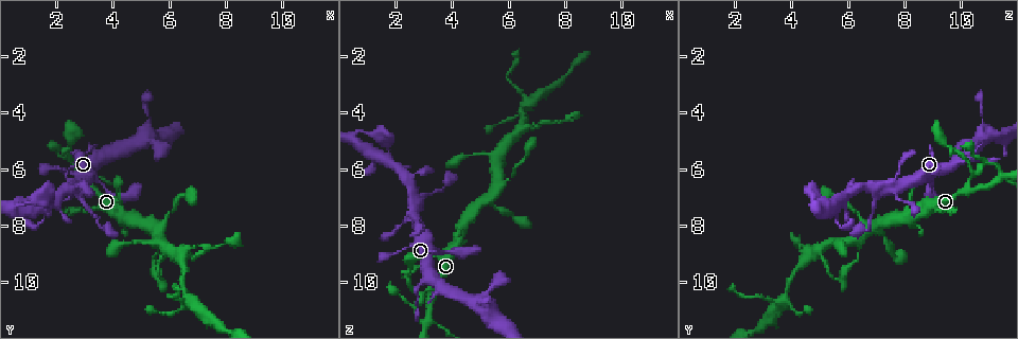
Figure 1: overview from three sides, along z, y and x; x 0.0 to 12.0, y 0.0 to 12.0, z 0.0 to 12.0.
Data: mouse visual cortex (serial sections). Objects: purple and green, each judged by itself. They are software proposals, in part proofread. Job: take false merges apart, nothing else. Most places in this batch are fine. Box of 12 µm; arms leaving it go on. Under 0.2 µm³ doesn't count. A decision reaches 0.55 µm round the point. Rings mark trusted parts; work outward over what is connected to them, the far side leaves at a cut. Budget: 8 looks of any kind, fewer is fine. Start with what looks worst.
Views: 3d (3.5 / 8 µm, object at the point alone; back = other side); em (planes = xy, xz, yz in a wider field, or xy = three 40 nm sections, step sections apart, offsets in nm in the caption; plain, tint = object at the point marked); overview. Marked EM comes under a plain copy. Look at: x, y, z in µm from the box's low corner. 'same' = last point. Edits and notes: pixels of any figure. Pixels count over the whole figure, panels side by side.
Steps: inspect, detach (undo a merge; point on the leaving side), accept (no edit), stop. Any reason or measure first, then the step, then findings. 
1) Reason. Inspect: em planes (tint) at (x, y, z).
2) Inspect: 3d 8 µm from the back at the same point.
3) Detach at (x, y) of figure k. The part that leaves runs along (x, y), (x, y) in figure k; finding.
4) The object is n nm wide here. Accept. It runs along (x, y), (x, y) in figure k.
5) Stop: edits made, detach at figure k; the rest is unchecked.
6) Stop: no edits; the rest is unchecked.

Side arm on a straight run. Inspect: 3d 3.5 µm at (3.2, 6.4, 11.4).

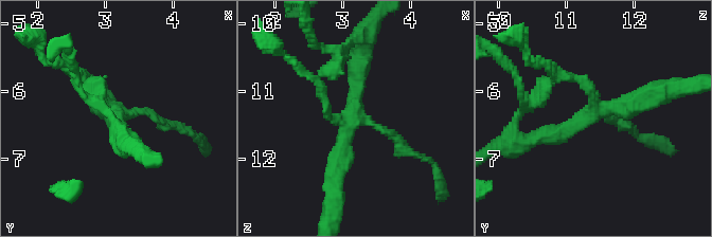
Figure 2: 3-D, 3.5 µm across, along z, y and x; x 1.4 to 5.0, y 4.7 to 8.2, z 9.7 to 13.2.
Inspect: em xy step 2 (tint) at (3.20, 6.35, 11.35).

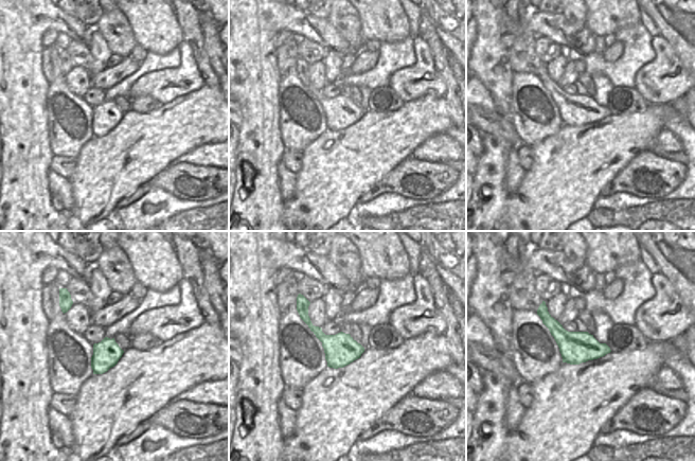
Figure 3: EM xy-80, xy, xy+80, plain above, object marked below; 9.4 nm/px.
Accept. It runs along (527, 142), (633, 96) in figure 2; all the same cell.

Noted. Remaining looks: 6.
Sudden change in width. Inspect: 3d 3.5 µm at (6.6, 9.5, 4.2).

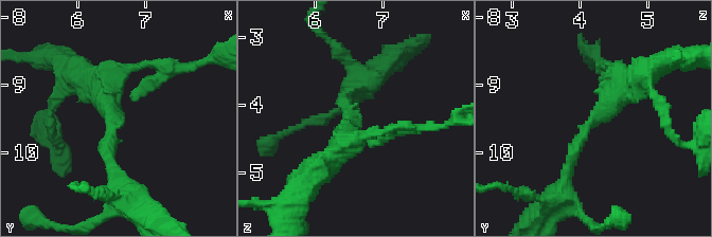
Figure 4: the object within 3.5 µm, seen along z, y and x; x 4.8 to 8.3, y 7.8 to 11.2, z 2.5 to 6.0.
Accept. It runs along (638, 85), (591, 123), (565, 185) in figure 4; continuous, no second cell.

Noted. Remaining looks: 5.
Narrows sharply. Inspect: 3d 3.5 µm at (1.6, 7.2, 5.6).

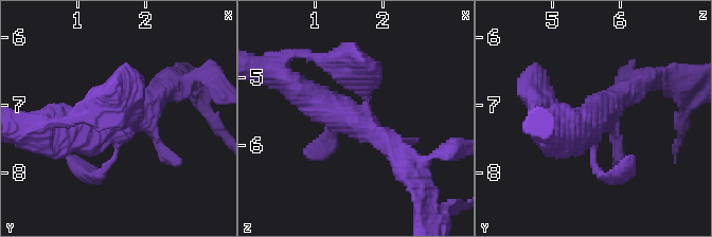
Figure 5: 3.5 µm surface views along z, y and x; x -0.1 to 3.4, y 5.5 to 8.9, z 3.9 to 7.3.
Inspect: em xy step 5 (tint) at (1.65, 7.20, 5.60).

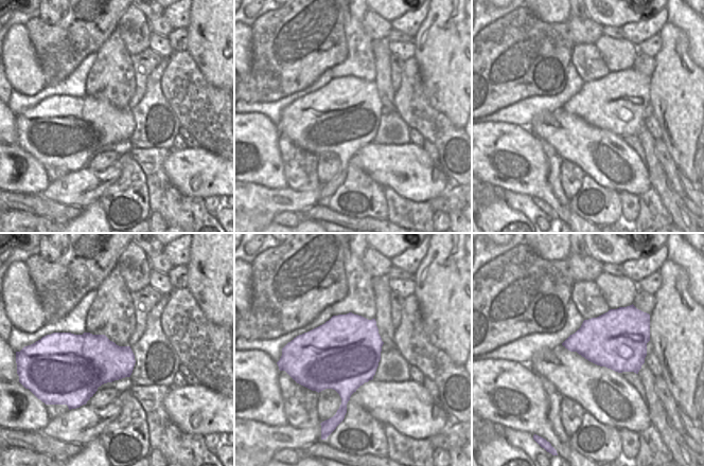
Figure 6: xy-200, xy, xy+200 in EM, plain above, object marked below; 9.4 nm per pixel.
Accept. One cell here.

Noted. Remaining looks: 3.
Stop: no edits; the rest is unchecked.

